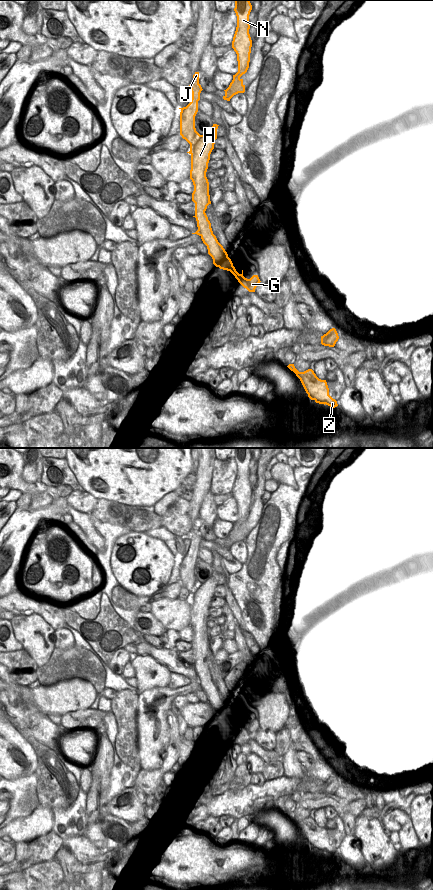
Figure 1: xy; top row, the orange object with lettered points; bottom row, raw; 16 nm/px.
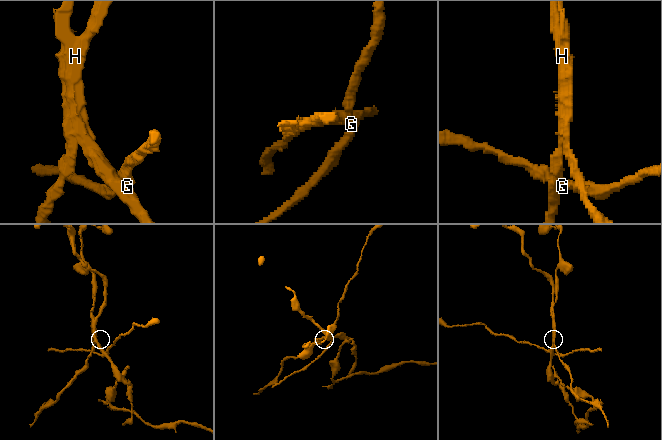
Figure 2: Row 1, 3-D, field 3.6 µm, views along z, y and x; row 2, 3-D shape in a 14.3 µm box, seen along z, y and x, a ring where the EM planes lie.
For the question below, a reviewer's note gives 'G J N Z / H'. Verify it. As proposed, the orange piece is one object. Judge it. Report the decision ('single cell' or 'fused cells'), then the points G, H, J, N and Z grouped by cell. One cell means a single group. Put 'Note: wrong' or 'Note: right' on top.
Note: wrong
fused cells; groups G H N Z / J

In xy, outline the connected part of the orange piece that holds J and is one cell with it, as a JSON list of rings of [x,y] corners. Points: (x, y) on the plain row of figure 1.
[[[199,520],[193,523],[193,529],[185,537],[190,537],[192,540],[191,550],[183,556],[179,556],[180,560],[180,583],[190,592],[190,599],[196,593],[198,587],[203,584],[200,583],[195,576],[195,564],[198,560],[198,549],[200,548],[200,541],[203,538],[199,532]]]

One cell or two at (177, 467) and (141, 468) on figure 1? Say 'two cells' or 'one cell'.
one cell

